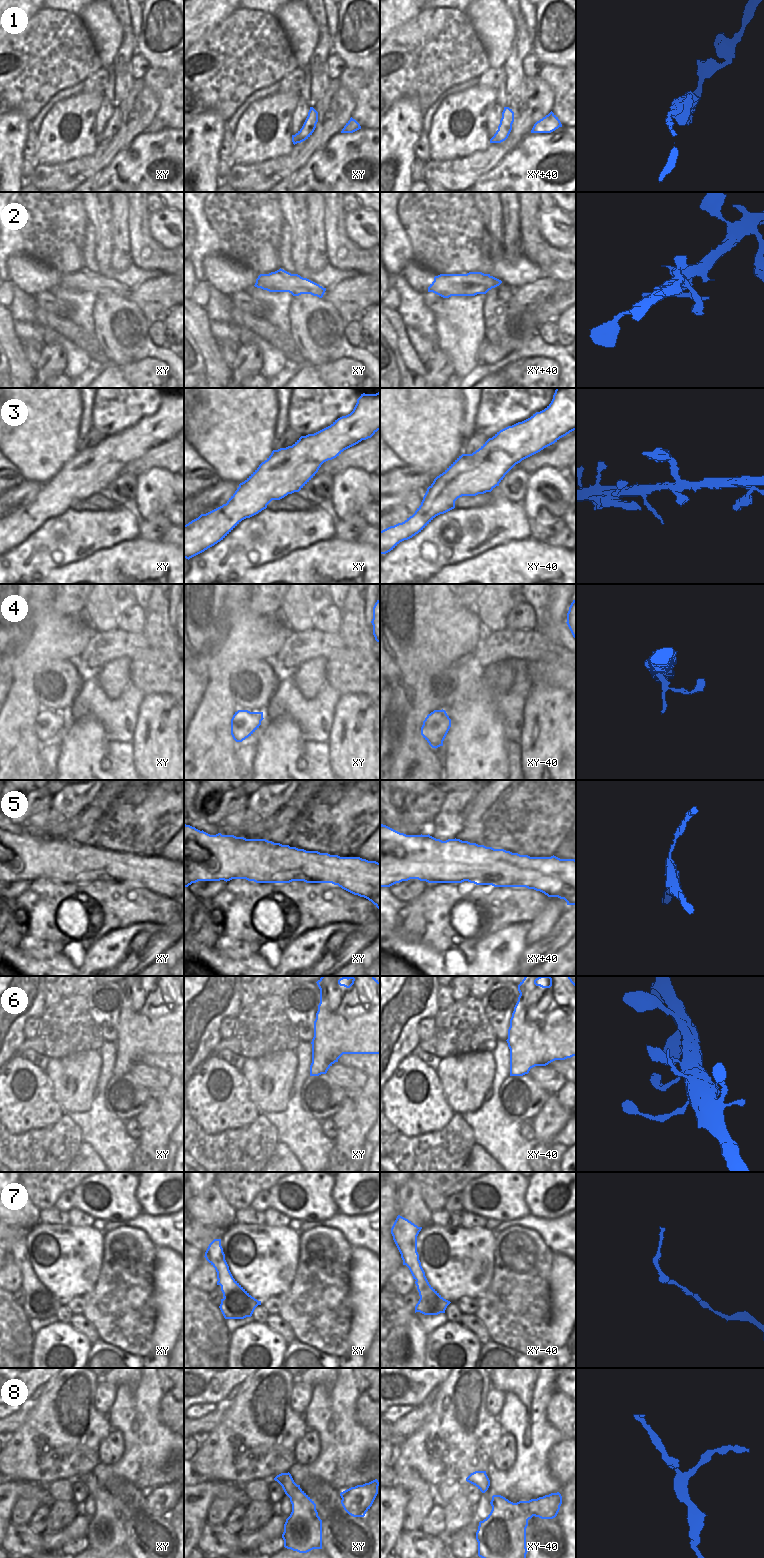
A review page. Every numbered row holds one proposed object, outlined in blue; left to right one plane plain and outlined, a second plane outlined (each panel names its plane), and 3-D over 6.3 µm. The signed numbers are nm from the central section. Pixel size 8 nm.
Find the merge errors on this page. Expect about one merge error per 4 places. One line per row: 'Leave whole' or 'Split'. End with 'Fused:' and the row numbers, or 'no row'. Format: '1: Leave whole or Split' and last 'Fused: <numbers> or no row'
1: Leave whole
2: Split
3: Leave whole
4: Leave whole
5: Leave whole
6: Leave whole
7: Leave whole
8: Leave whole
Fused: 2.

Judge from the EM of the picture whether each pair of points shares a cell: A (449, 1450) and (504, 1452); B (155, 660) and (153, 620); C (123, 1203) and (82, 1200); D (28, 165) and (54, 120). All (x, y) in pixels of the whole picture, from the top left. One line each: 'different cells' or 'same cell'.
A: different cells
B: same cell
C: same cell
D: different cells

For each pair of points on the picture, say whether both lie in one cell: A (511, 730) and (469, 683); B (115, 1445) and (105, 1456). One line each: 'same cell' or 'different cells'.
A: different cells
B: same cell

